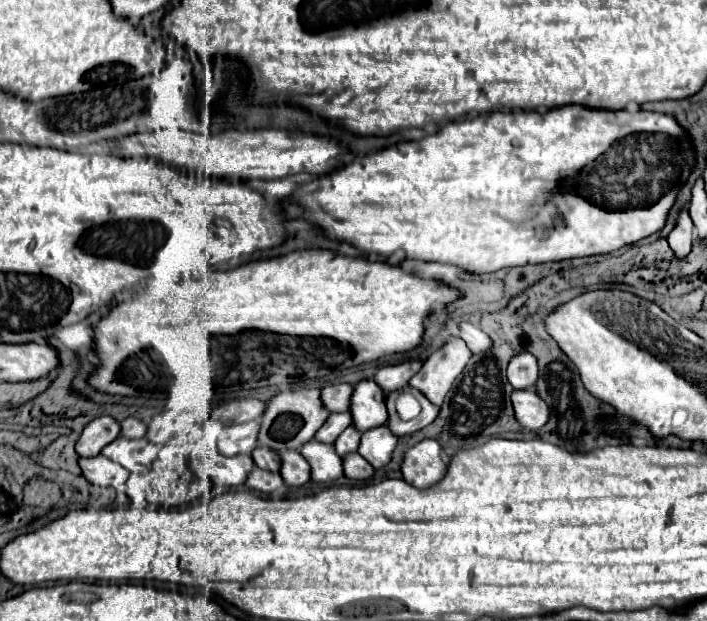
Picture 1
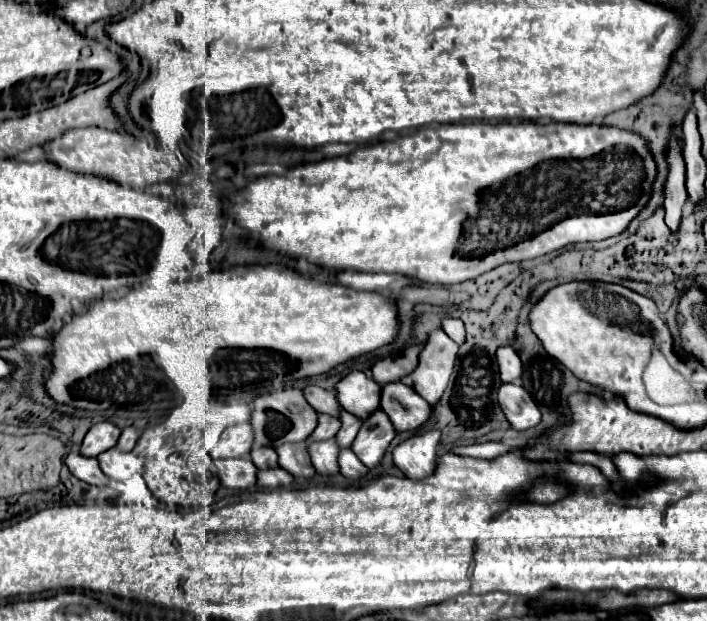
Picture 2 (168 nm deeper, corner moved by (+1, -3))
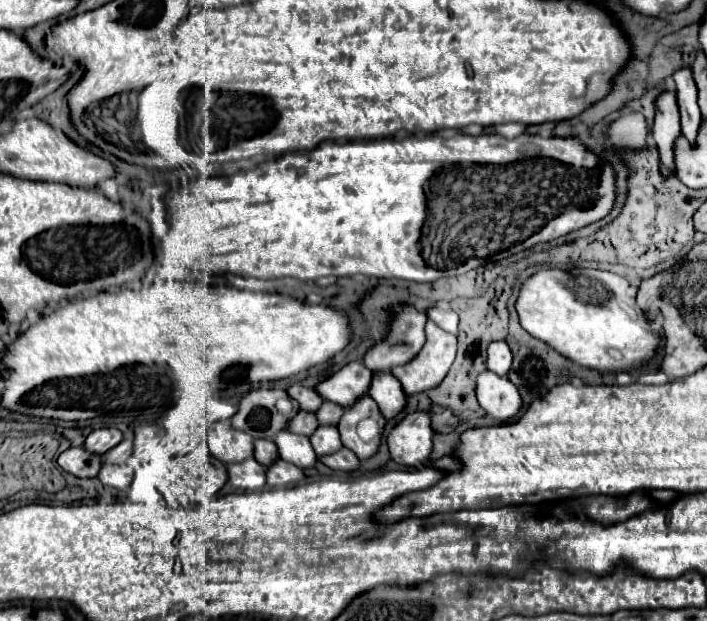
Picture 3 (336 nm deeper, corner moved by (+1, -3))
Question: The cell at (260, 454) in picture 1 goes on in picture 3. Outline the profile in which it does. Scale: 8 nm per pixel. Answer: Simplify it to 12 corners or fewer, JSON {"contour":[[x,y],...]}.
{"contour":[[270,439],[254,441],[254,457],[262,465],[278,459],[276,443]]}

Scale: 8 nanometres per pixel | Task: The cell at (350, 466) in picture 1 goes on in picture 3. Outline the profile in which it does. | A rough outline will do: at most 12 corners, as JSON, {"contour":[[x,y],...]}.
{"contour":[[342,447],[320,457],[324,465],[338,471],[354,471],[360,465],[350,449]]}

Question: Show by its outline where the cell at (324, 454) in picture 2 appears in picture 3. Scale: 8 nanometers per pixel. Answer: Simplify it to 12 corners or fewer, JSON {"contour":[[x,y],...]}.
{"contour":[[320,425],[310,437],[316,455],[342,447],[338,427]]}

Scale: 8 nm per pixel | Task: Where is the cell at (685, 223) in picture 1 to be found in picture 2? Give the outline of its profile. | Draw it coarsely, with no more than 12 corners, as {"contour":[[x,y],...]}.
{"contour":[[682,147],[668,149],[666,225],[676,233],[686,205]]}

